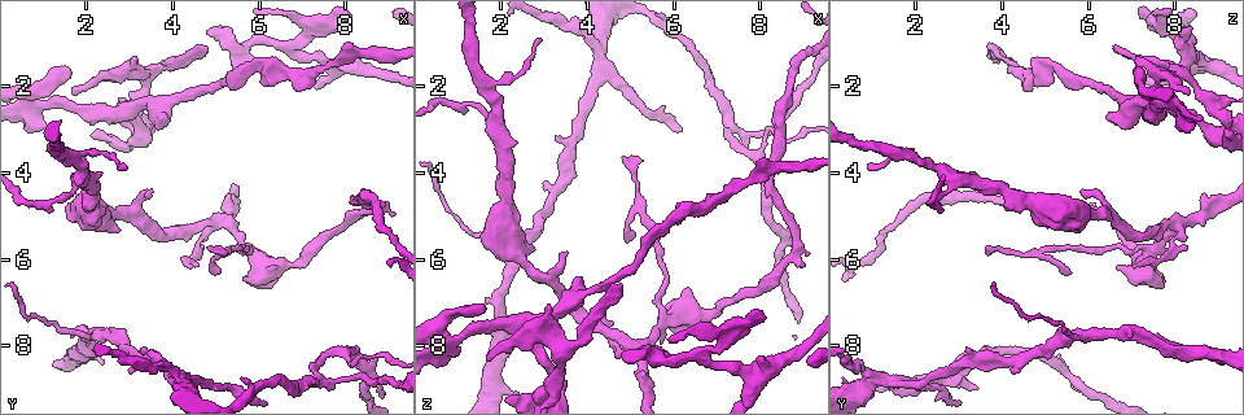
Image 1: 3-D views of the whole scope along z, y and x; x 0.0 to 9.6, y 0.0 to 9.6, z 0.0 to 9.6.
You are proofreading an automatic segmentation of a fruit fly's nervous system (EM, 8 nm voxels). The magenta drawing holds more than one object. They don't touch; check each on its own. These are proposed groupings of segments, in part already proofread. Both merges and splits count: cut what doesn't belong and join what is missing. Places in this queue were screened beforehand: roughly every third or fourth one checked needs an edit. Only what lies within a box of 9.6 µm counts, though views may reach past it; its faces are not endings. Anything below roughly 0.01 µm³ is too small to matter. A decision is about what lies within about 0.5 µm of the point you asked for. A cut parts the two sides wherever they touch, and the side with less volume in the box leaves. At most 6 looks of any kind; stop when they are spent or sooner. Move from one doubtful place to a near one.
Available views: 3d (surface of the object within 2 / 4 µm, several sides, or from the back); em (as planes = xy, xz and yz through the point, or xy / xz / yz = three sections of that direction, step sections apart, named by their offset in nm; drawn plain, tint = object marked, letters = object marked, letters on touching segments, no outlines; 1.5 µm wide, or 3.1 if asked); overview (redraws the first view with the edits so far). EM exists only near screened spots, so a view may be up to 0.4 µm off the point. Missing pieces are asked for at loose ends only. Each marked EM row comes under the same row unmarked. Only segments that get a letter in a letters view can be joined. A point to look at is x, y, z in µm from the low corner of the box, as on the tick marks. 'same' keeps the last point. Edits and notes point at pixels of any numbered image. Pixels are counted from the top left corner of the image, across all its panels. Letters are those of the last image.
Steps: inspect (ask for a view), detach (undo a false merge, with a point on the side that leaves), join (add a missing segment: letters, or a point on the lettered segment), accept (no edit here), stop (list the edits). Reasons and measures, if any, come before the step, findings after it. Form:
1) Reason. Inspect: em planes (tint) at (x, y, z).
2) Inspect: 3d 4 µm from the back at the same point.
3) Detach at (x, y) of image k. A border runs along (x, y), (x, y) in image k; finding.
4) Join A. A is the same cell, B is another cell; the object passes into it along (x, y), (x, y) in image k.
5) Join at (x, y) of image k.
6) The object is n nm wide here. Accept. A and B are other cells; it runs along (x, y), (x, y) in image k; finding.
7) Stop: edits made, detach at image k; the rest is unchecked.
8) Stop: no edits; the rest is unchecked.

Thin end. Inspect: em planes (letters) at (8.00, 1.05, 3.65).

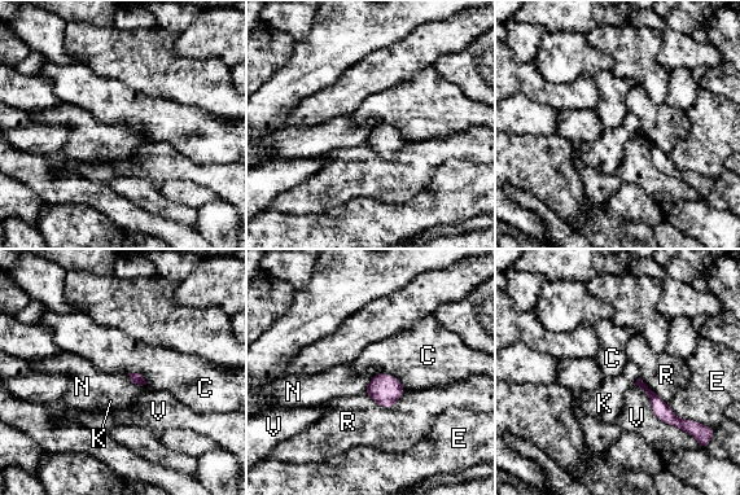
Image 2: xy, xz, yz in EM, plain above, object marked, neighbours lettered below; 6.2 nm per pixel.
The longest contact is with V, 440 nm. Accept. C, E, K, N, R and V are other cells; a border runs along (377, 373), (363, 391) in image 2; none of them fits.

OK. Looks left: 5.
Inspect: em planes (letters) at (4.25, 8.75, 1.10).

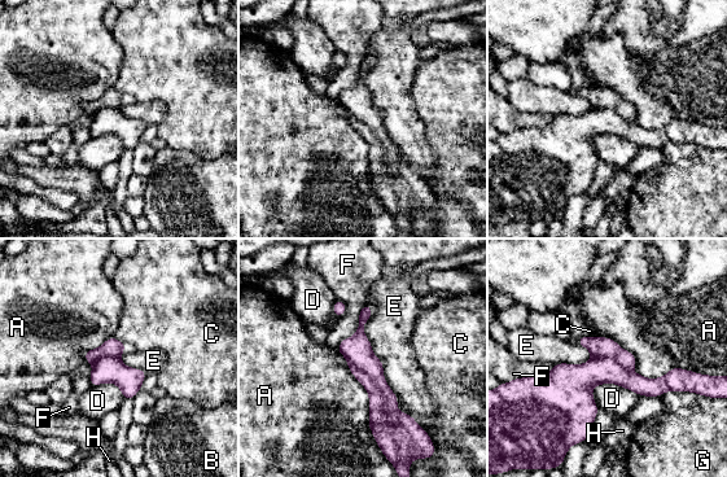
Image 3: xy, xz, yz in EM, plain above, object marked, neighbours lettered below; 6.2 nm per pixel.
The longest contact is with A, 600 nm. Detach at (384, 433) of image 3. A, B, C, D, E, F, G and H are other cells; a border runs along (346, 358), (397, 425) in image 3; two neurons meet here.

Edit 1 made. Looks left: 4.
Four or more arms meet. Inspect: em xz step 8 (tint) at (0.75, 2.40, 7.85).

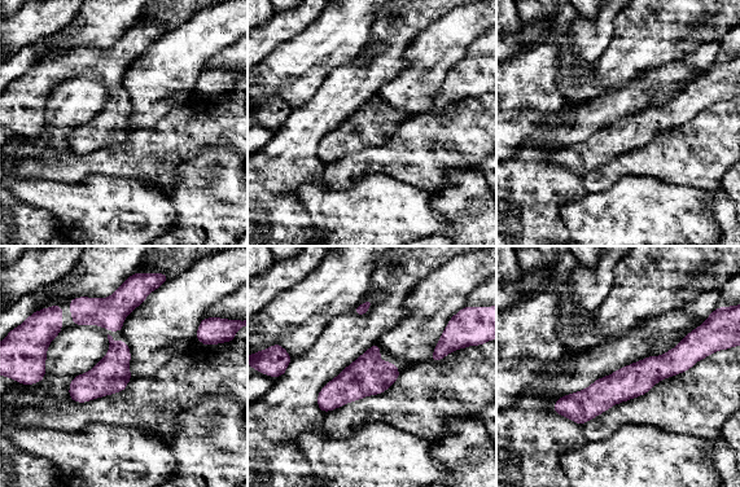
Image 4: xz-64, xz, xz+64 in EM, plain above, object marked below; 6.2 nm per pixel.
What lies round it. Inspect: em xz step 8 (letters) at the same point.

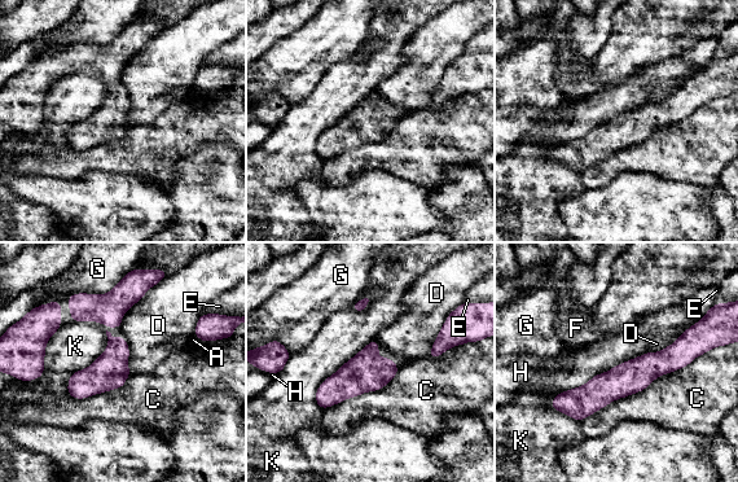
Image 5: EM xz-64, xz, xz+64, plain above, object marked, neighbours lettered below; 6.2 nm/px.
The object is 190 nm wide here. Accept. A, C, D, E, F, G, H and K are other cells; a border runs along (649, 350), (558, 394) in image 5; continuous, no second neuron.

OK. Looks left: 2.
Stop: edits made, detach at image 3; the rest is unchecked.

